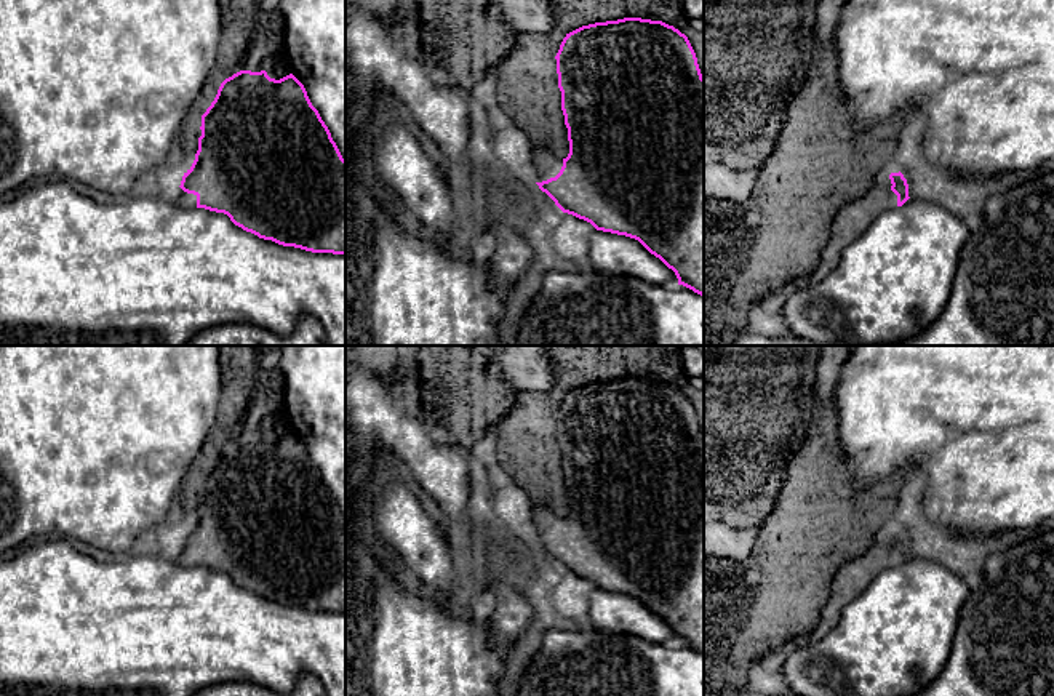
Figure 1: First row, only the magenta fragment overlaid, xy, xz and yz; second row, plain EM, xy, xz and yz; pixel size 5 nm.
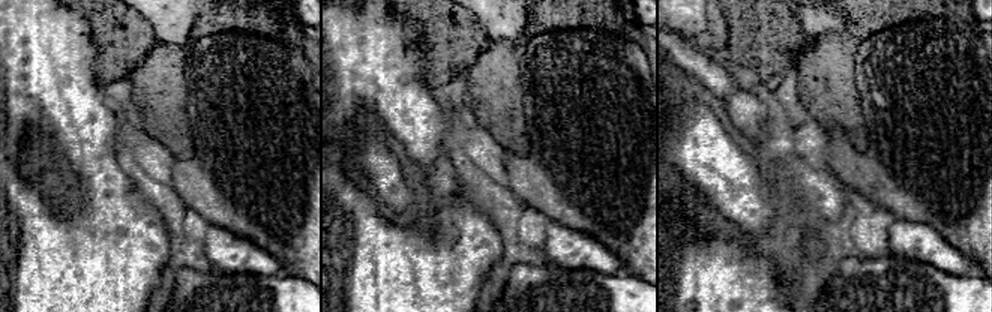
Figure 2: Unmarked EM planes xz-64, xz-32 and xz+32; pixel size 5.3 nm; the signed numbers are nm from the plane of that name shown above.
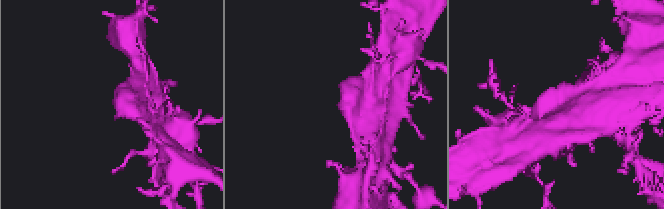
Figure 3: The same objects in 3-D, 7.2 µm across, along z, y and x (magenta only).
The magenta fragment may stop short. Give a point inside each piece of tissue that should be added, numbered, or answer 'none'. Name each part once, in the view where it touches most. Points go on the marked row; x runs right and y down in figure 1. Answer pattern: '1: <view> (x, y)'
1: xz (546, 165)

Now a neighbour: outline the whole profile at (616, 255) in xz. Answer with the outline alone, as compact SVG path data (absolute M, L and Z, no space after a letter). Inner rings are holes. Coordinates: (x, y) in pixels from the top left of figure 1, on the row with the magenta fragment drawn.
M595 230L589 237L590 267L614 277L633 277L654 286L678 285L678 278L659 258L638 240Z

